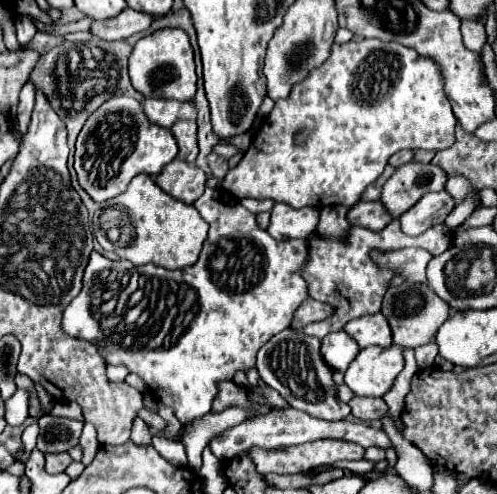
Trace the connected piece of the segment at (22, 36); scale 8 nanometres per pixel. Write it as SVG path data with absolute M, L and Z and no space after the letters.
M19 15L17 21L15 21L15 27L17 27L17 39L19 39L21 47L29 47L31 39L35 37L35 31L37 31L35 25L33 25L33 21L31 21L31 17Z

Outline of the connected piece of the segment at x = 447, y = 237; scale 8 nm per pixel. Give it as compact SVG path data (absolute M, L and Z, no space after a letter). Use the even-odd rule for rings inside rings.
M393 219L383 231L349 227L345 239L327 239L327 237L321 237L319 233L313 233L309 235L307 241L309 241L309 259L303 265L301 275L307 283L309 297L329 303L333 307L333 313L319 323L307 325L303 333L323 339L327 333L343 329L347 321L361 315L377 313L381 309L381 299L389 289L389 281L395 277L395 271L387 267L379 267L371 259L371 251L387 253L387 251L397 251L405 247L423 247L431 255L441 255L445 249L451 247L451 229L445 223L439 223L417 237L407 237L399 227L399 219Z

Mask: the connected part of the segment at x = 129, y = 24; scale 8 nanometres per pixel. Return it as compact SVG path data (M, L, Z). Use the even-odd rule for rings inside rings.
M127 7L113 19L93 21L89 31L99 39L117 41L117 39L127 39L139 31L145 31L153 19L155 17L151 17L147 13L139 13L139 11L133 11L131 7Z

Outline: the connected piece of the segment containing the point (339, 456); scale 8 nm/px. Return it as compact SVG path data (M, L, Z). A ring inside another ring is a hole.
M317 439L315 443L287 447L283 451L271 451L261 447L247 449L247 455L255 463L259 473L305 473L319 465L329 465L335 461L357 461L365 453L357 443L347 443L339 439Z

